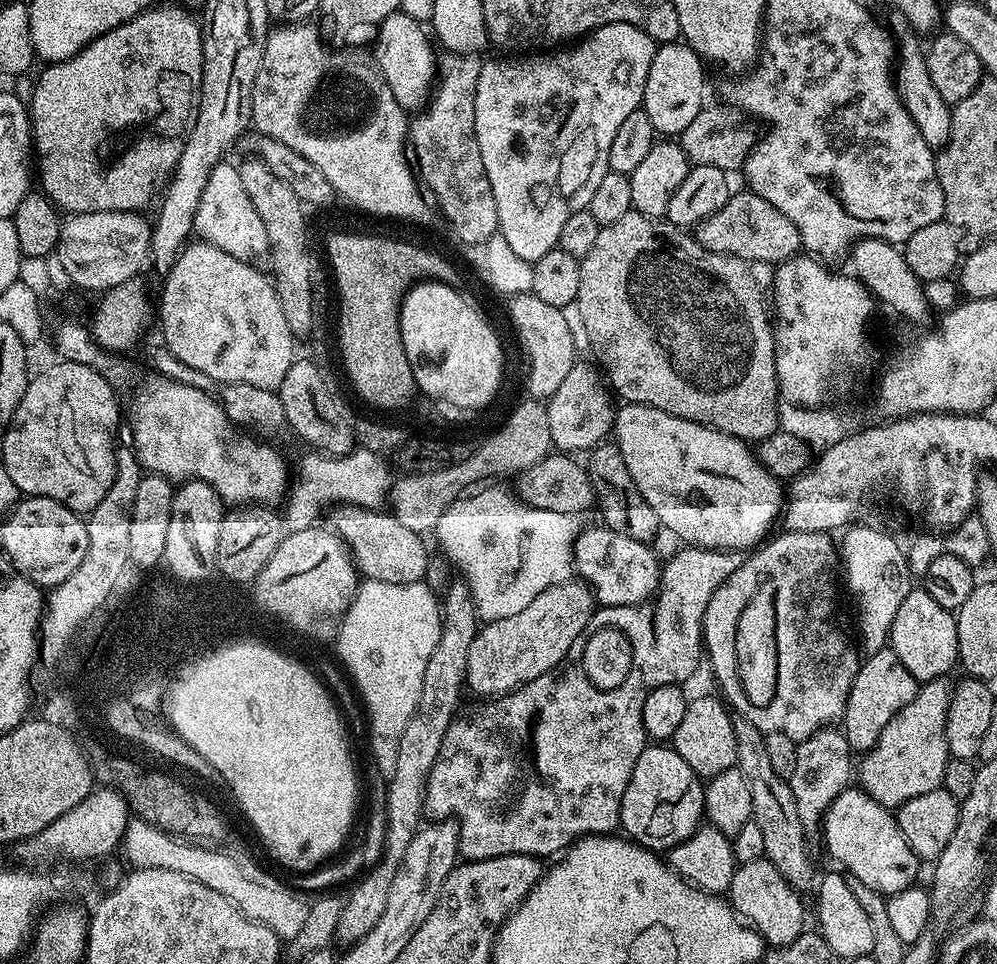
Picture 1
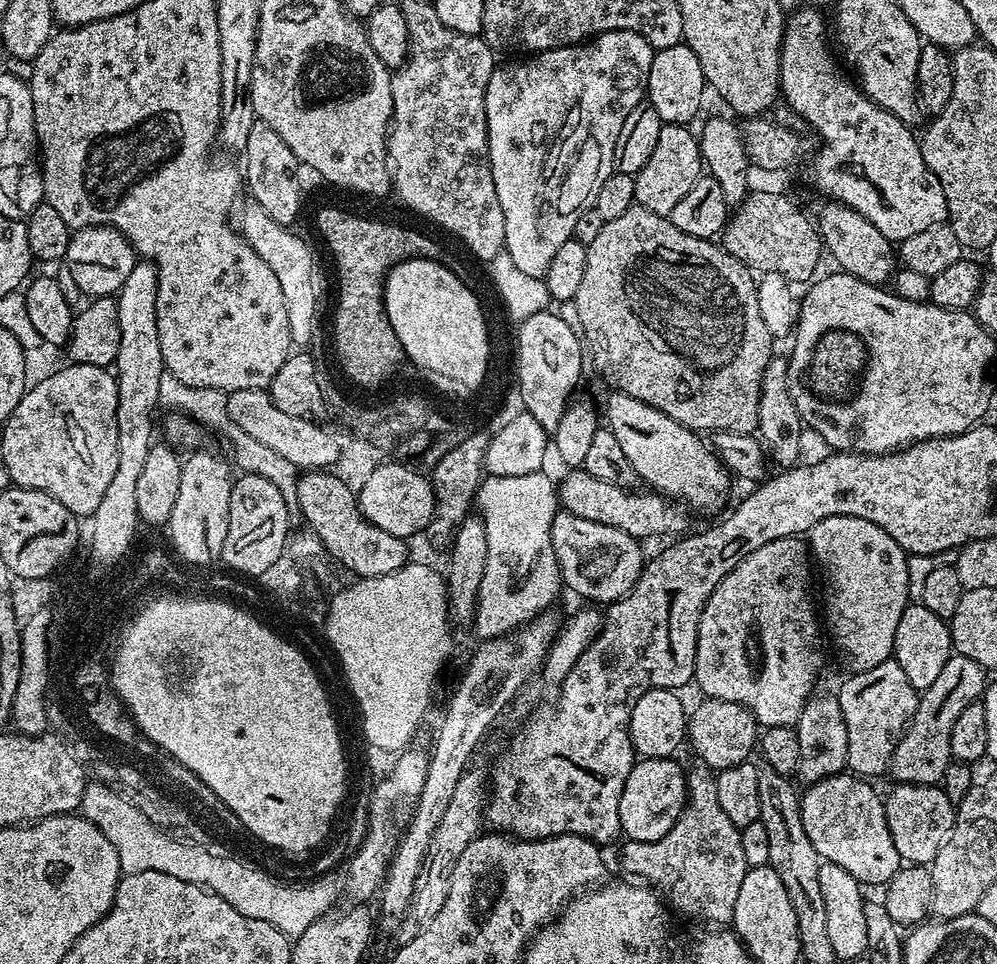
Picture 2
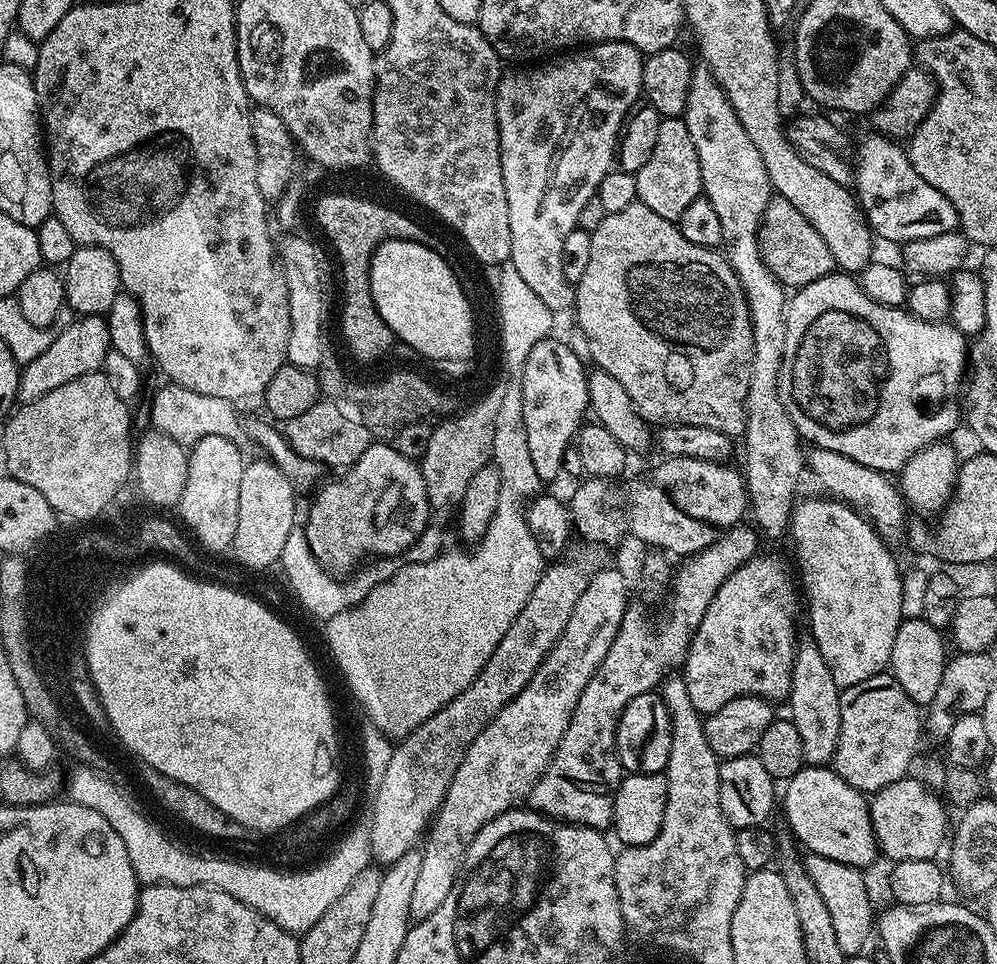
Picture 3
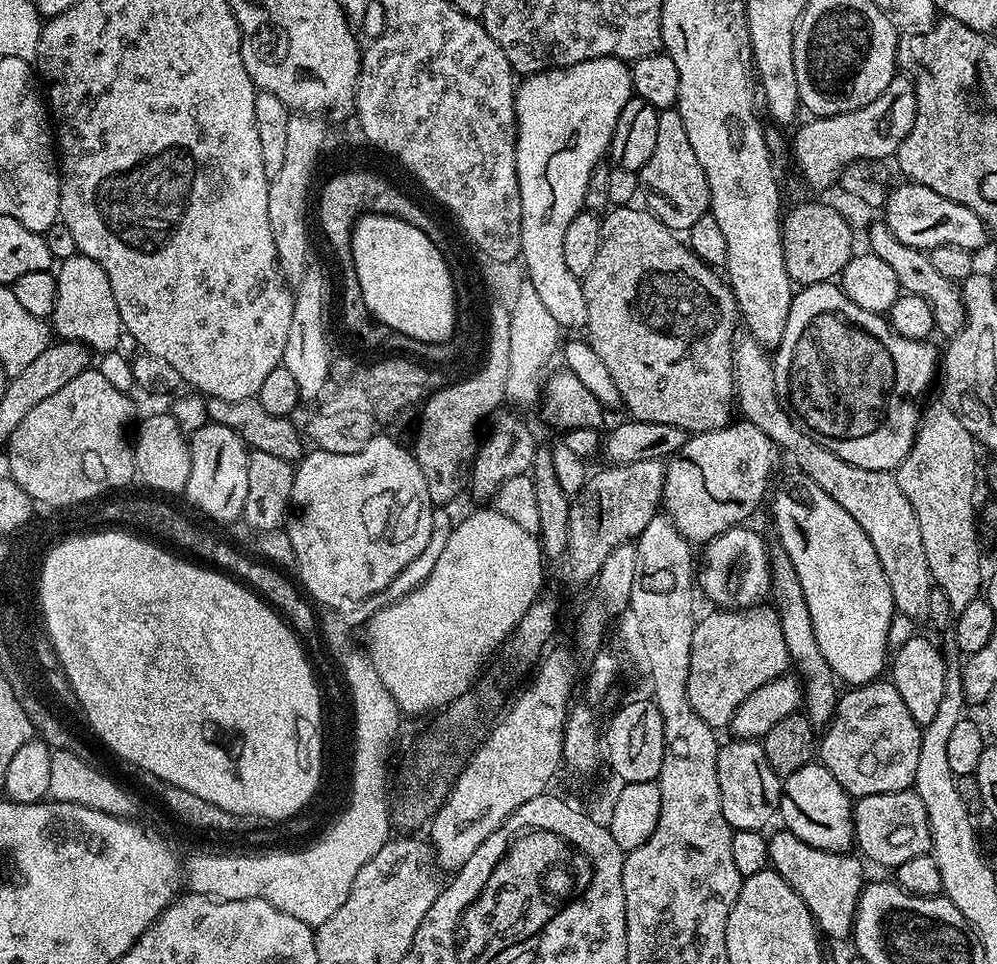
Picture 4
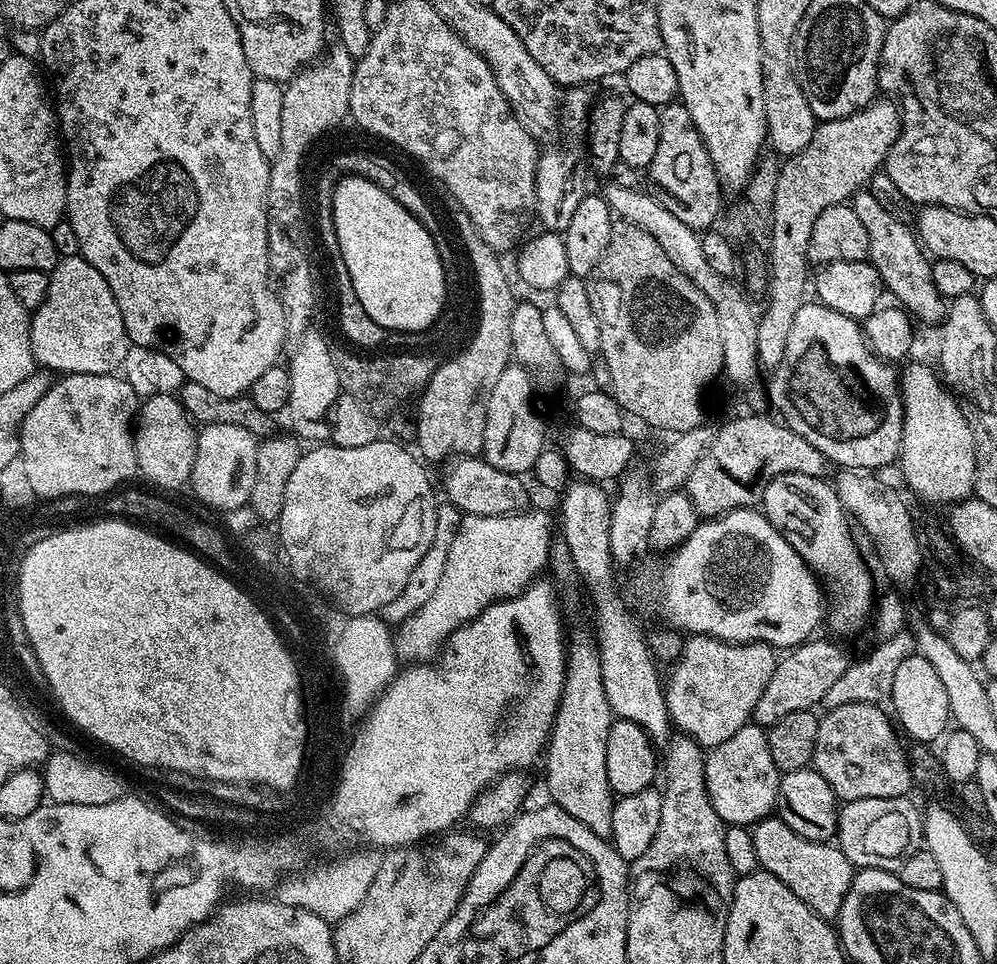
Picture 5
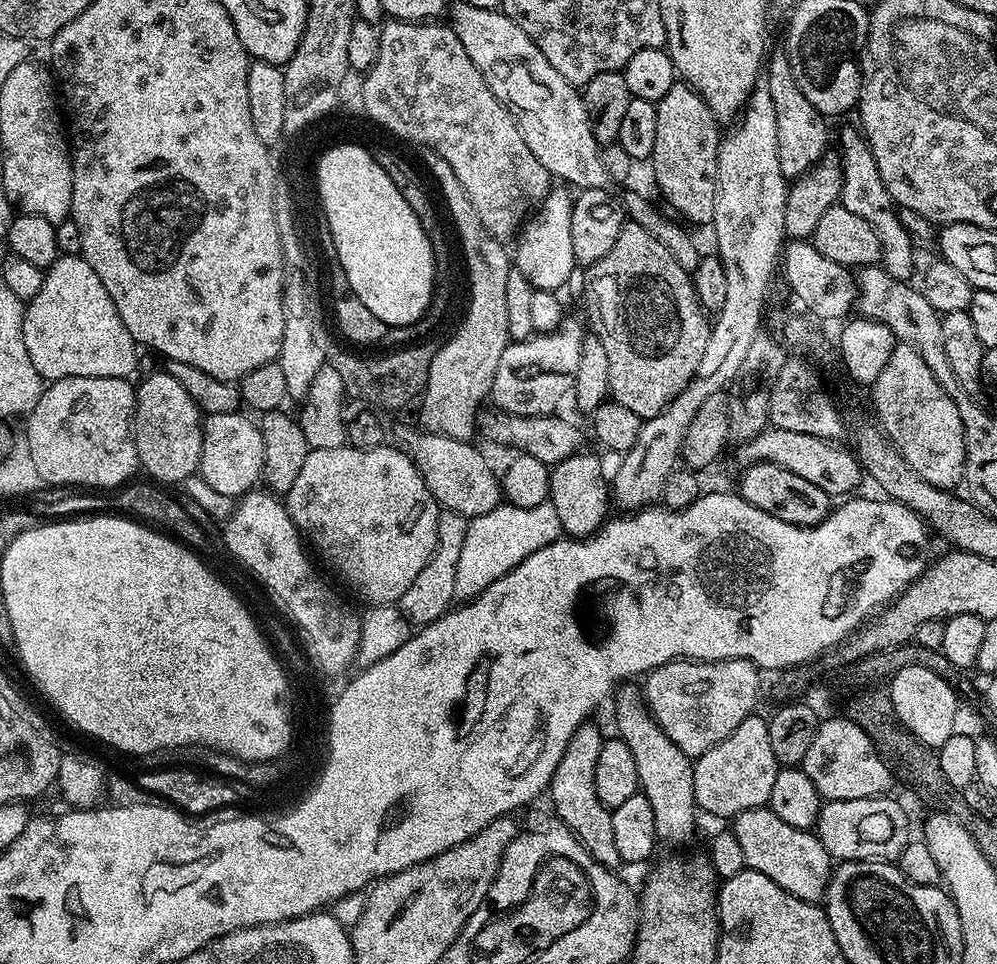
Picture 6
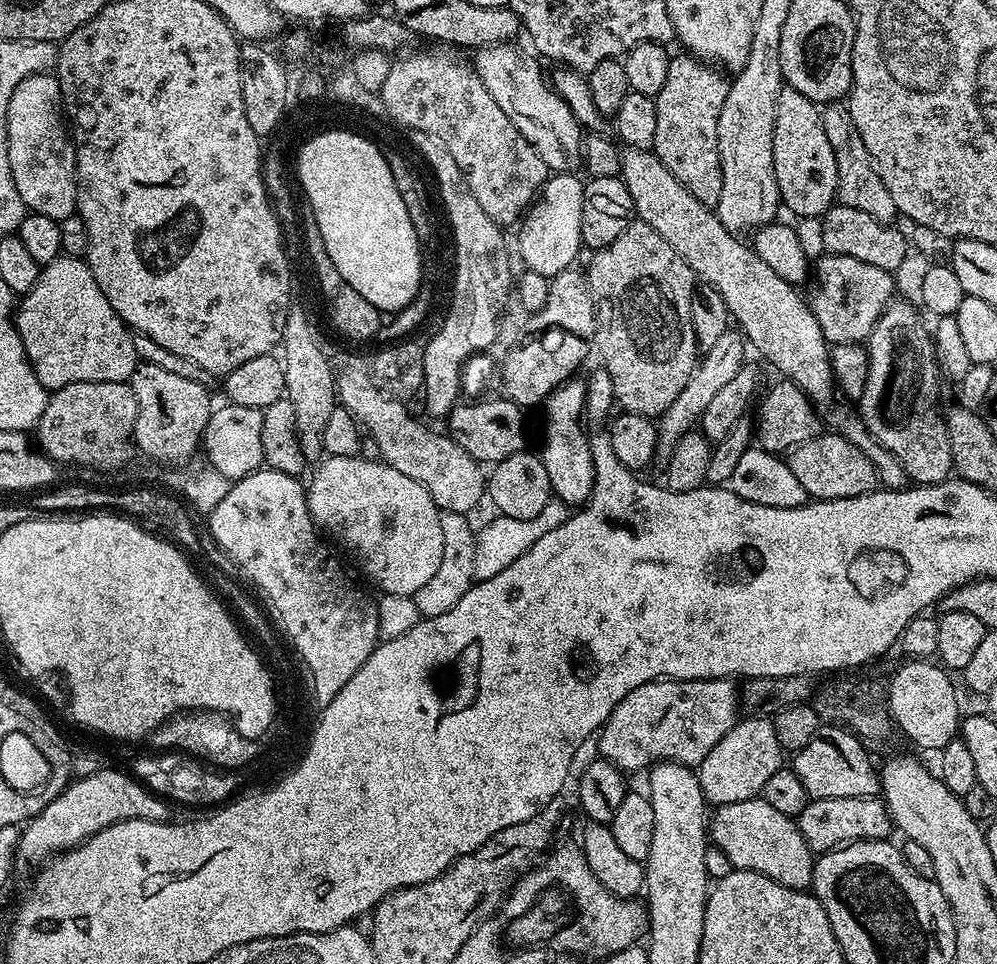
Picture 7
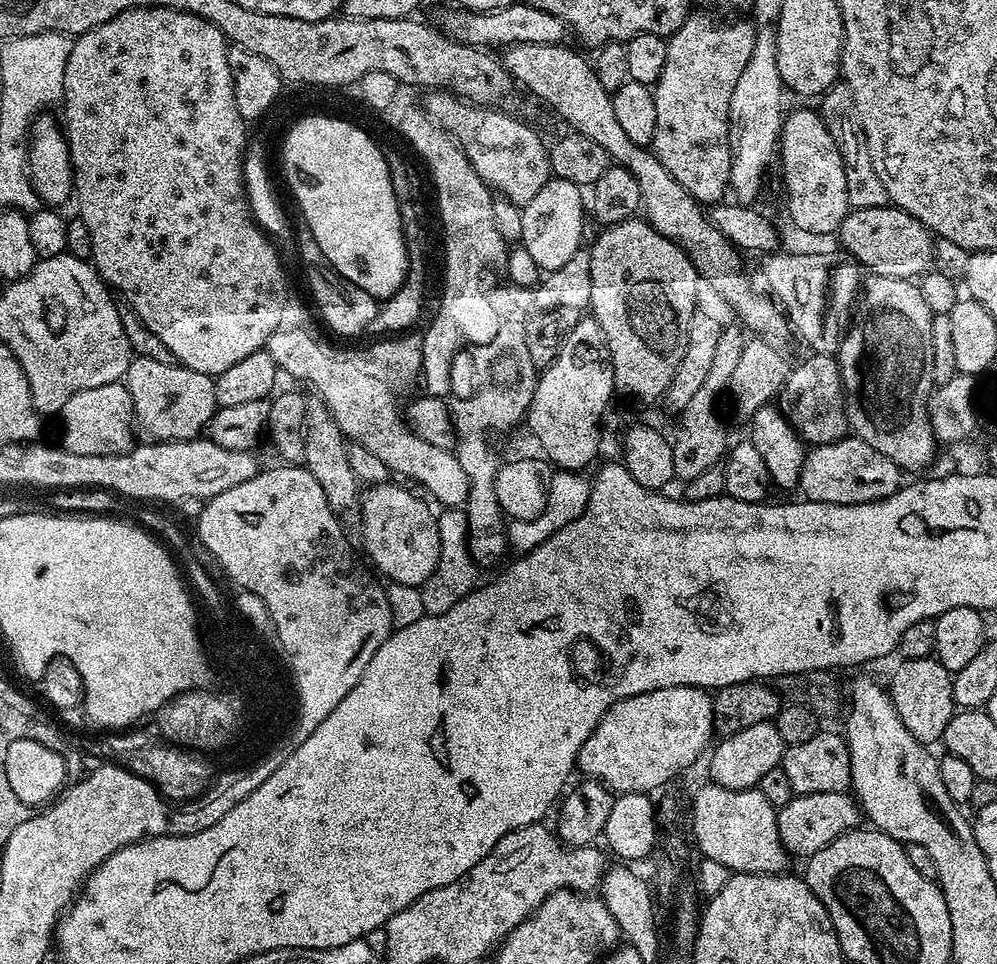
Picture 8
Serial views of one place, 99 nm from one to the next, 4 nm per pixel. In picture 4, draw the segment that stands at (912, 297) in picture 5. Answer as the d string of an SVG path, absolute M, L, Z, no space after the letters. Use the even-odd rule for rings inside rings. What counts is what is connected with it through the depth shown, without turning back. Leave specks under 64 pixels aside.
M877 222L868 228L868 246L867 251L878 258L882 258L894 270L894 275L898 278L901 289L904 292L914 294L918 298L926 298L933 314L934 329L937 333L941 332L944 338L951 338L958 332L964 324L964 303L960 293L960 284L950 278L942 278L938 270L930 263L928 252L906 246L894 238L887 224Z

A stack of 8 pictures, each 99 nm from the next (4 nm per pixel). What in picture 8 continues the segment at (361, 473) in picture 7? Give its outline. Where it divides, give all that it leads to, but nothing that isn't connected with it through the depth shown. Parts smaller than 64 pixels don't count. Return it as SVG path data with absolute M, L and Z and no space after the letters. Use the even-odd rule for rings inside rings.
M395 482L373 484L363 493L358 504L364 548L376 563L375 571L381 577L389 576L387 579L393 584L423 586L438 566L440 538L437 513L428 509L429 501L421 496L415 496L410 489Z

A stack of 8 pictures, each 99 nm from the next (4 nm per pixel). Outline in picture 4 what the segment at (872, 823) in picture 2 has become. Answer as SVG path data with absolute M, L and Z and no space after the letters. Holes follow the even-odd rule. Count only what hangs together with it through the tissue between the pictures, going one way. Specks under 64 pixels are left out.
M813 762L802 766L802 770L794 770L794 774L783 777L782 791L780 794L779 819L784 819L783 827L793 832L802 842L814 846L818 850L827 852L848 852L853 847L856 835L854 834L854 822L852 821L853 797L838 786L838 778L826 770L826 766L819 762Z

